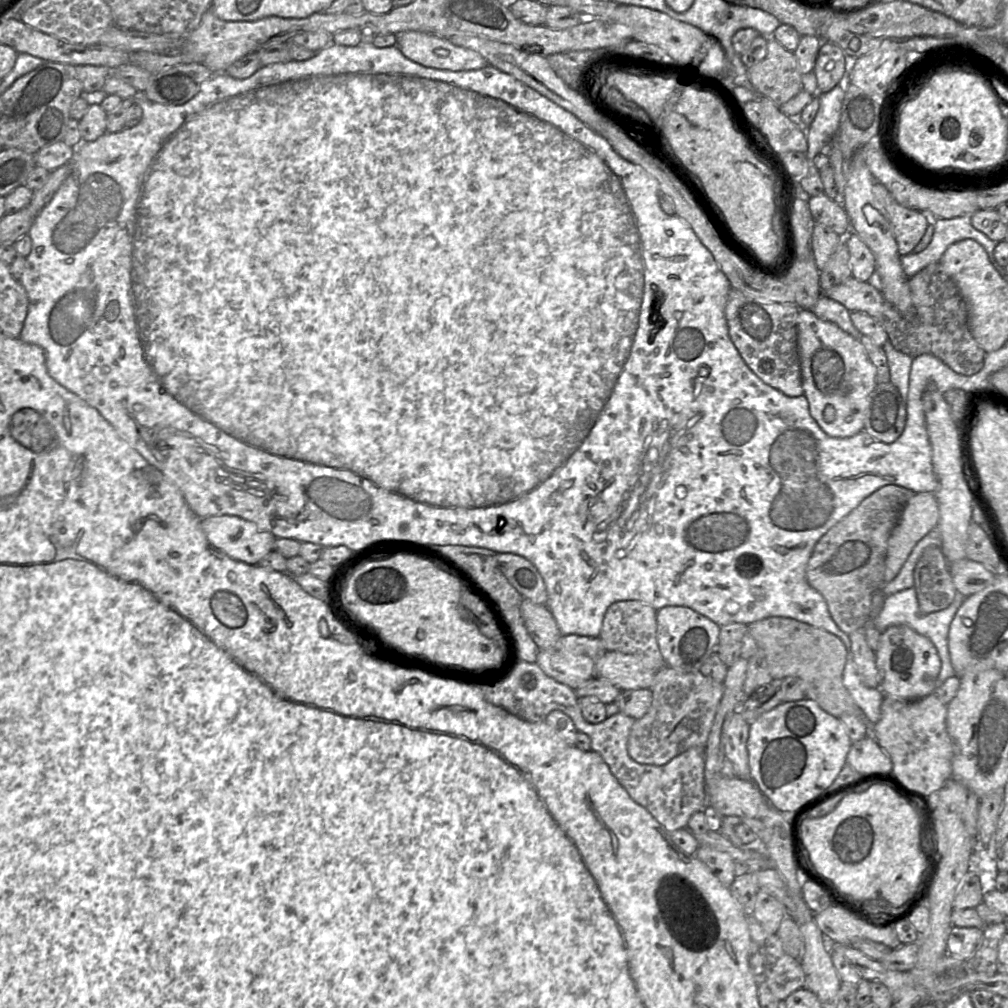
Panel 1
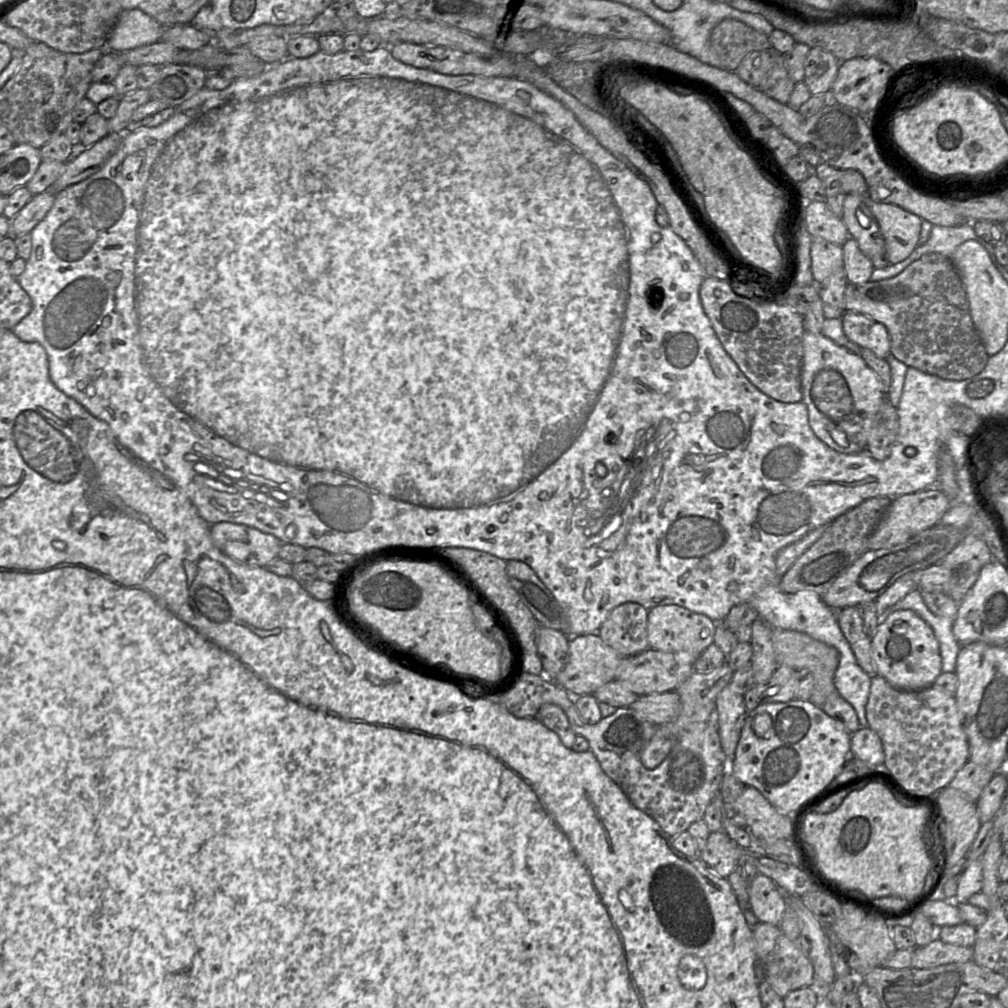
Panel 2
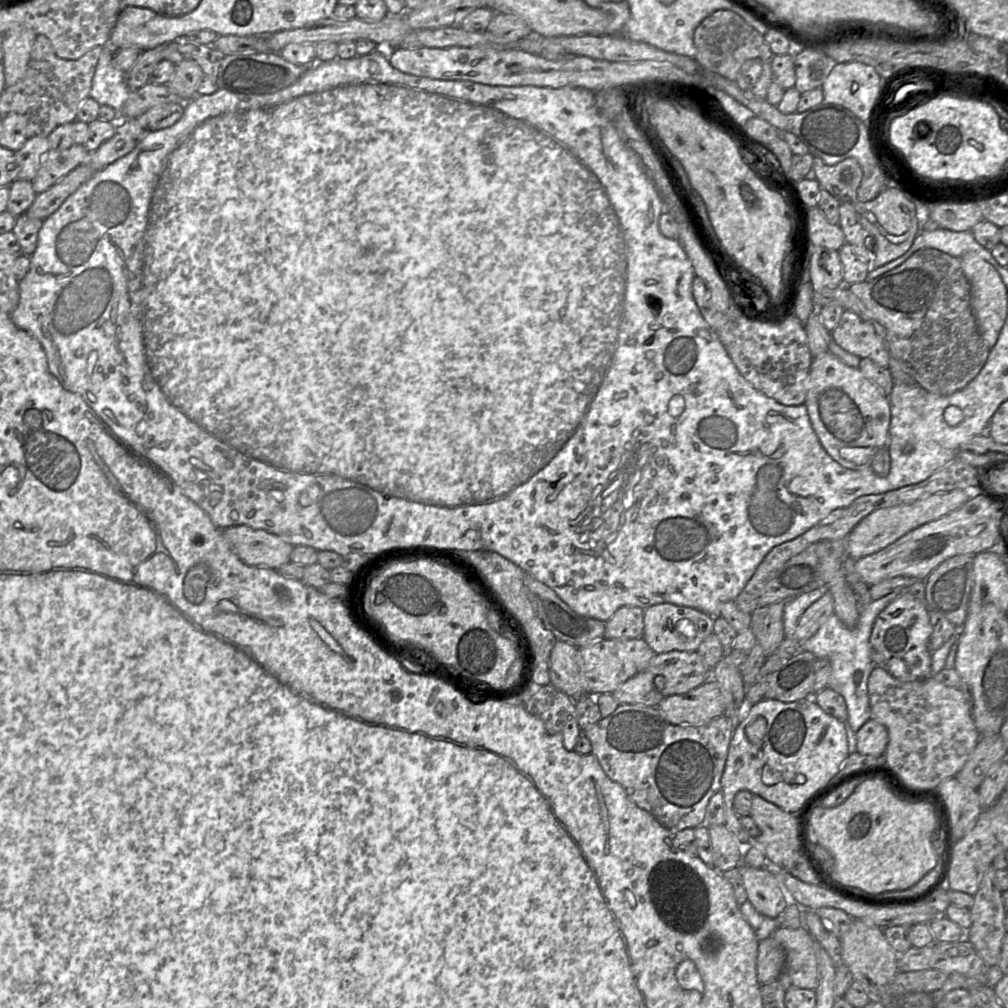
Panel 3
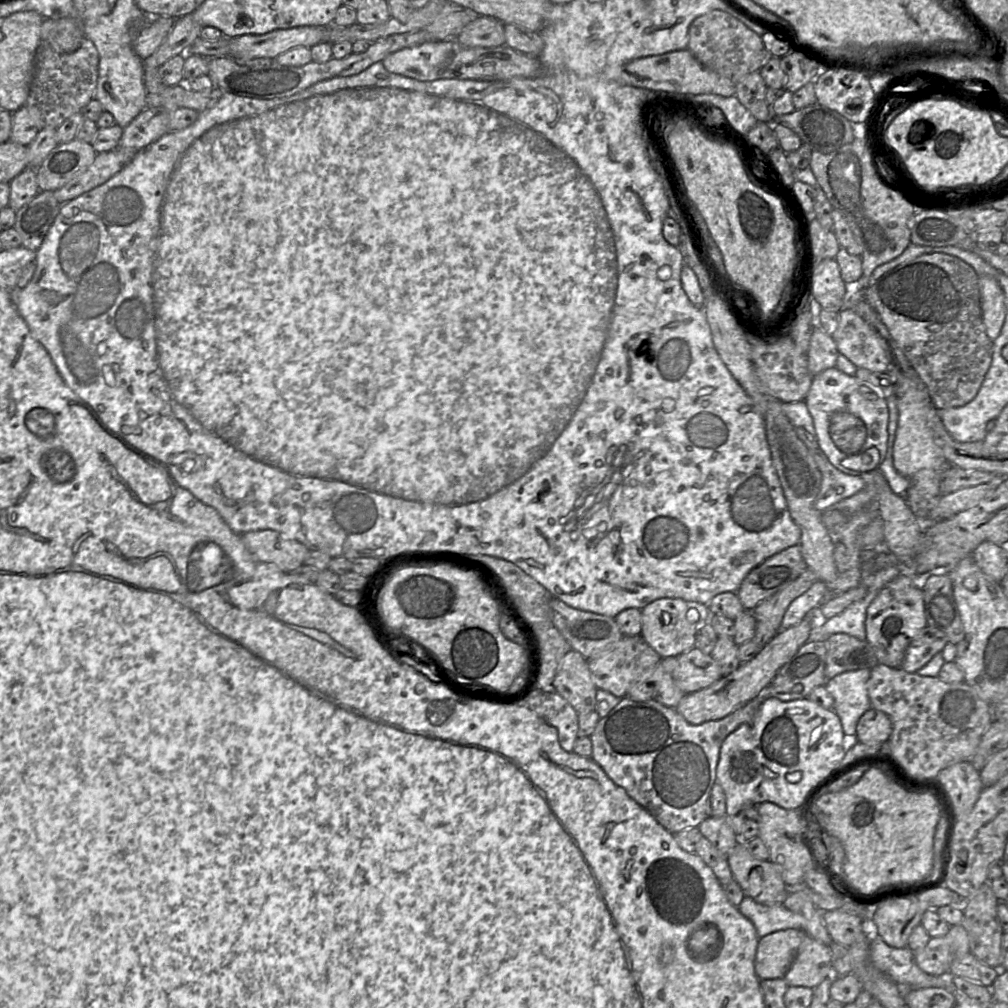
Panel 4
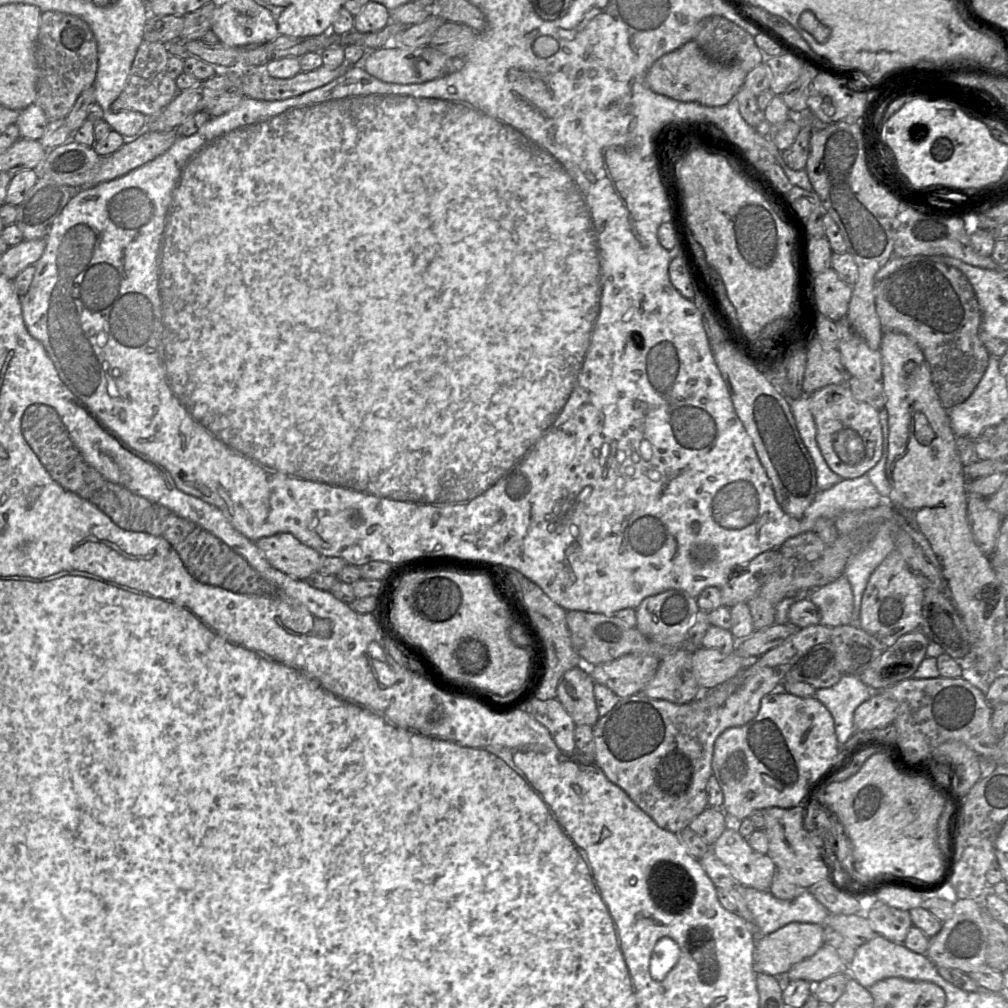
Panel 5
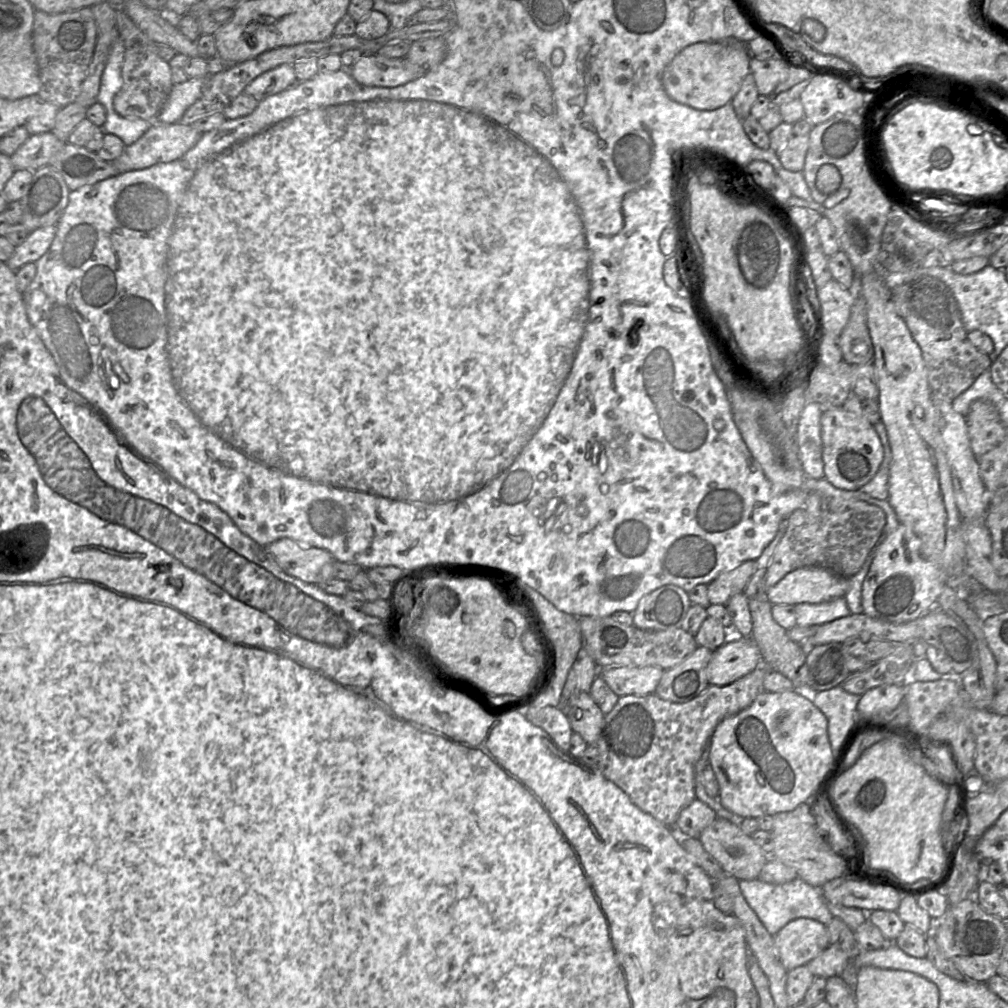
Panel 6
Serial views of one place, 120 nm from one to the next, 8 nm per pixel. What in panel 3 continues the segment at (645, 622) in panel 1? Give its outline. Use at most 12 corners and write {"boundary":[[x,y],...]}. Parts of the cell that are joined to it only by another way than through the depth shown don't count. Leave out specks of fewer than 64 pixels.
{"boundary":[[620,607],[605,622],[605,638],[643,637],[644,609]]}

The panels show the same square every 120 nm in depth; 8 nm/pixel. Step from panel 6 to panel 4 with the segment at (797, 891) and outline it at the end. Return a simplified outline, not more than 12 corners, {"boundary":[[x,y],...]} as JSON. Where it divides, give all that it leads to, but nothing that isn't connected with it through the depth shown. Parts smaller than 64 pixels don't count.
{"boundary":[[745,896],[737,908],[759,938],[786,929],[804,931],[804,917],[783,904]]}

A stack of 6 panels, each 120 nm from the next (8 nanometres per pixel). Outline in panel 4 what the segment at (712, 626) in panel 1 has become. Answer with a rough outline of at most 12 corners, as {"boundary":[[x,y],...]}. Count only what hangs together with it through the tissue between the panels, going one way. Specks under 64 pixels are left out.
{"boundary":[[659,598],[641,609],[641,637],[661,658],[694,647],[708,606]]}

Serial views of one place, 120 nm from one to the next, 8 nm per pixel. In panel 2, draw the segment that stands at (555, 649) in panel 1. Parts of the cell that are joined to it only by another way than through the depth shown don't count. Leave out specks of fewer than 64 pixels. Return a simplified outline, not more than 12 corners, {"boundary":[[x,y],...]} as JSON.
{"boundary":[[598,634],[569,638],[555,682],[593,695],[621,659]]}

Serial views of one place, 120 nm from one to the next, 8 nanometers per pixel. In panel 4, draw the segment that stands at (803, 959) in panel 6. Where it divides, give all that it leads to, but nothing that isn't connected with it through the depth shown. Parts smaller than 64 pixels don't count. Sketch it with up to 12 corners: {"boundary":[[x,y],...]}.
{"boundary":[[786,929],[759,938],[755,972],[782,978],[804,939]]}

